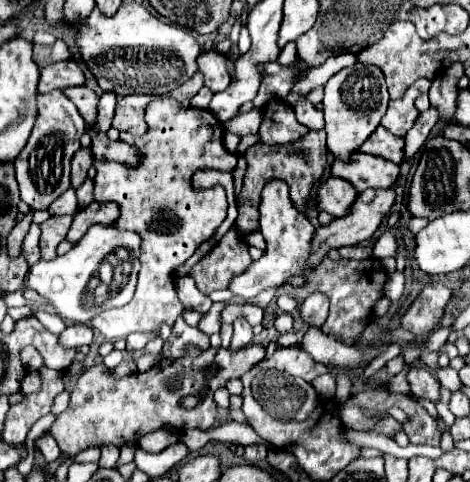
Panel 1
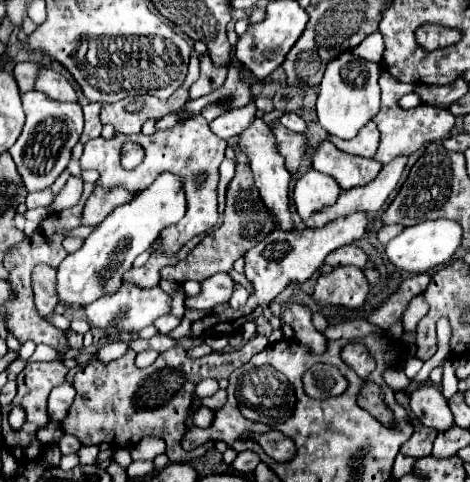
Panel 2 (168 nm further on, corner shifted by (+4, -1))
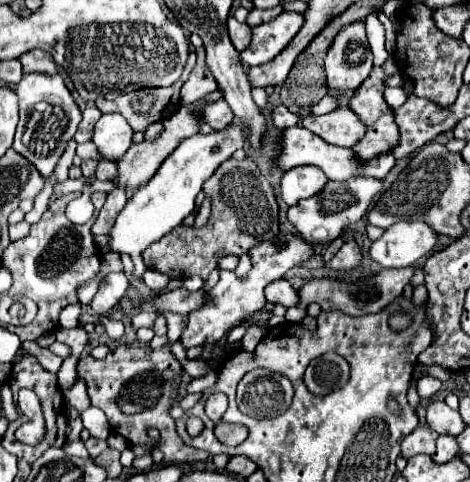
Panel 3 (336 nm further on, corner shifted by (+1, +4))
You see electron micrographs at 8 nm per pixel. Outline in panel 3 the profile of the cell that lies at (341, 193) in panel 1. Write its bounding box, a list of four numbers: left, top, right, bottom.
[281,165,329,205]

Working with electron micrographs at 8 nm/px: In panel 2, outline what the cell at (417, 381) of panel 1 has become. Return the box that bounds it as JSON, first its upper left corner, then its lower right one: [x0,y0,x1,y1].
[410,386,454,432]

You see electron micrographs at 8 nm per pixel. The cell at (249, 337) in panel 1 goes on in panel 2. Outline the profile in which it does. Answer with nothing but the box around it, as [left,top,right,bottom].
[230,284,248,308]

